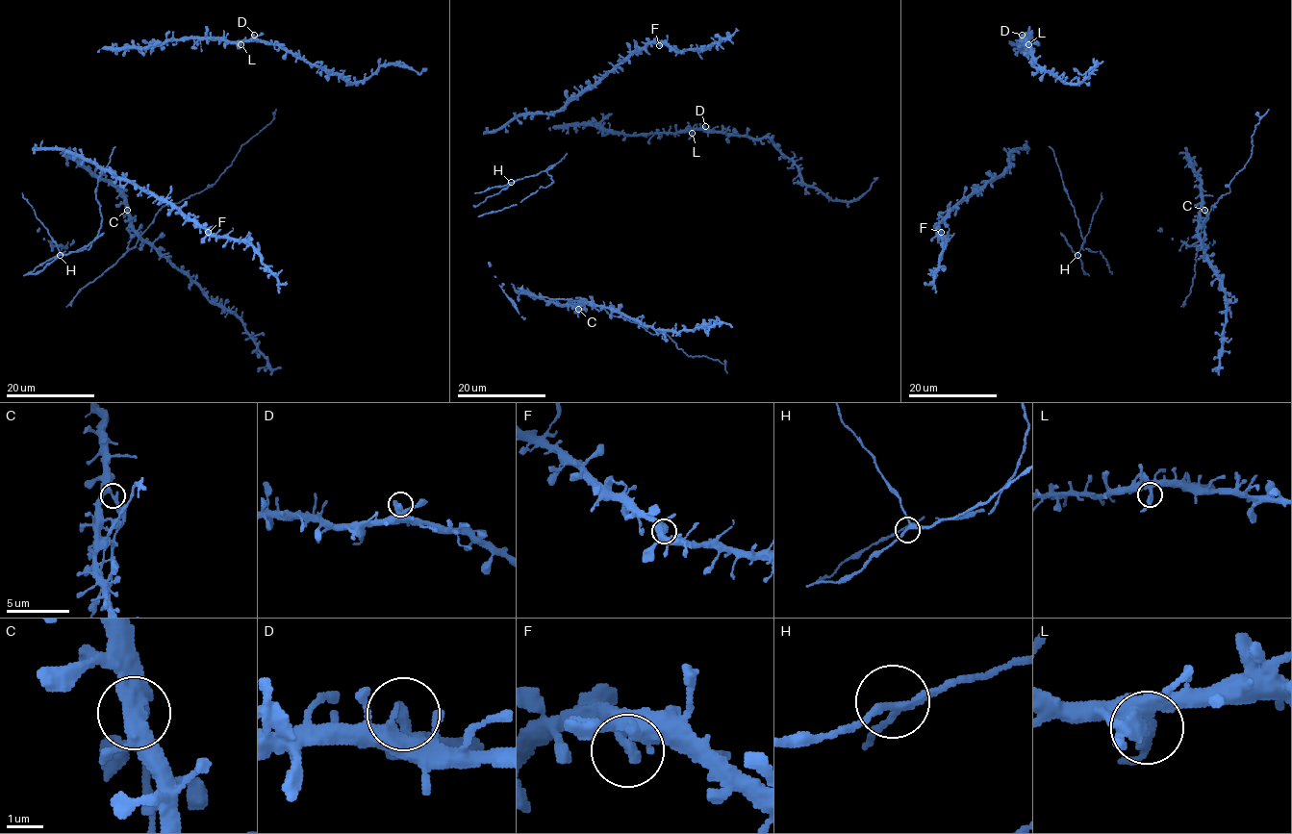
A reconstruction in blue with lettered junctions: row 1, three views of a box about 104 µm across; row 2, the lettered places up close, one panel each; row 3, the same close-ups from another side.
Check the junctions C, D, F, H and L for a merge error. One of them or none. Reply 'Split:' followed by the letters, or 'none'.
Split: C

